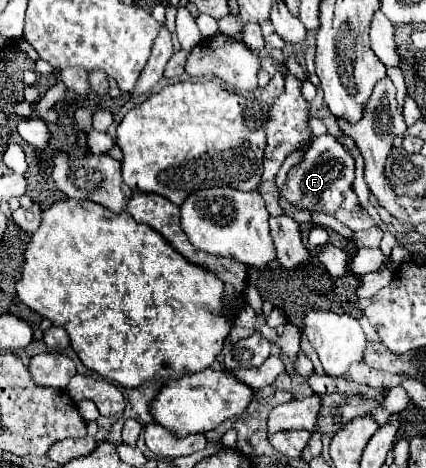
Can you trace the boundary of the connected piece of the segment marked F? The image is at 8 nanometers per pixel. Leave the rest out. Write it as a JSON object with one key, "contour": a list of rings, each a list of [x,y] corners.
{"contour":[[[332,135],[314,137],[306,155],[290,169],[286,185],[280,191],[280,199],[308,211],[322,213],[334,213],[338,209],[360,211],[362,205],[358,203],[358,195],[352,189],[352,181],[356,175],[354,171],[356,171],[354,157],[350,151],[342,147],[338,139],[334,139]]]}

